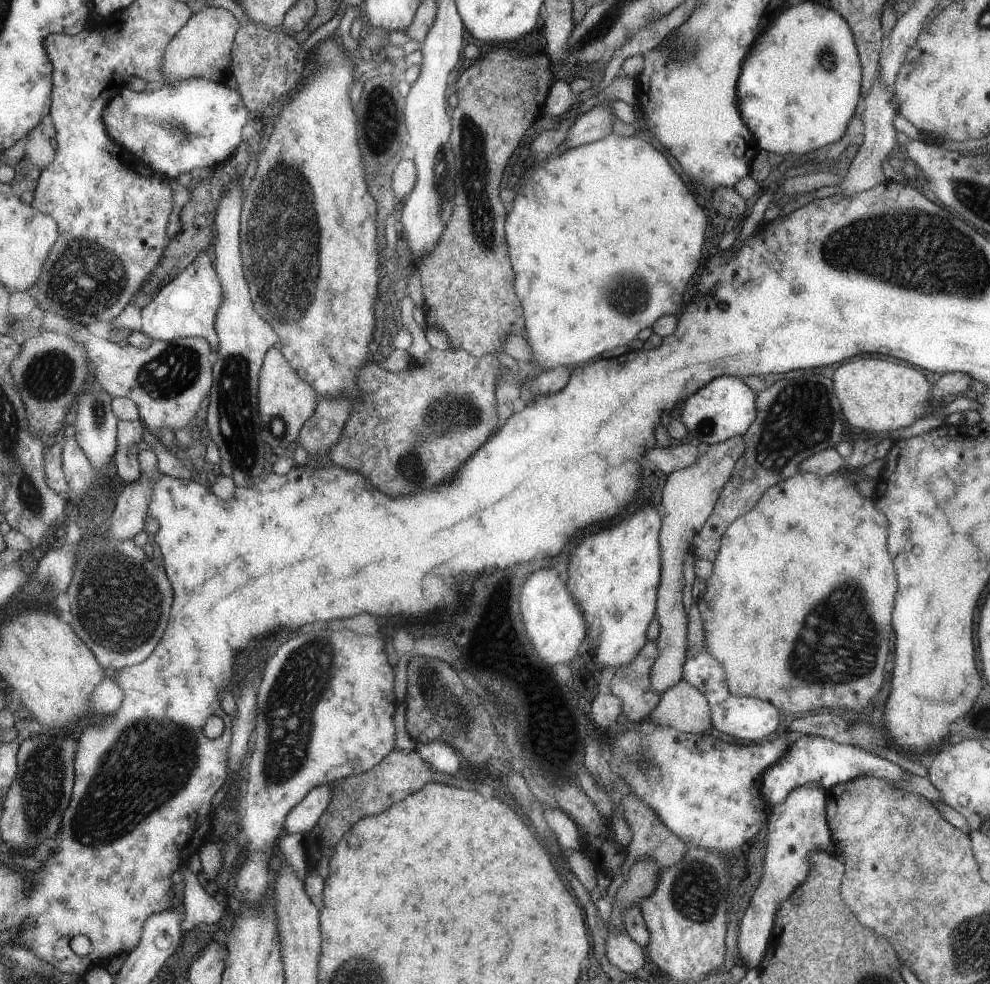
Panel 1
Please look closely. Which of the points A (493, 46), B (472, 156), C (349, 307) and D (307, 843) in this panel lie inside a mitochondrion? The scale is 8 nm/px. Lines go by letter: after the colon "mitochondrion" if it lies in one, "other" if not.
A: other
B: mitochondrion
C: other
D: other

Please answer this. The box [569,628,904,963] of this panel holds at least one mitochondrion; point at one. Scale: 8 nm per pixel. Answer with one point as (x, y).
(695, 890)

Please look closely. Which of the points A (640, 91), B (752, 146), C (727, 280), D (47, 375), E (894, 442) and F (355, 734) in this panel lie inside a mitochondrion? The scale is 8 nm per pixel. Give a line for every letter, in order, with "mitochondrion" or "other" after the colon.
A: other
B: other
C: other
D: mitochondrion
E: other
F: other

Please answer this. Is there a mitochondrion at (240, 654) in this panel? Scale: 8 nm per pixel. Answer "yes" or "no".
no

